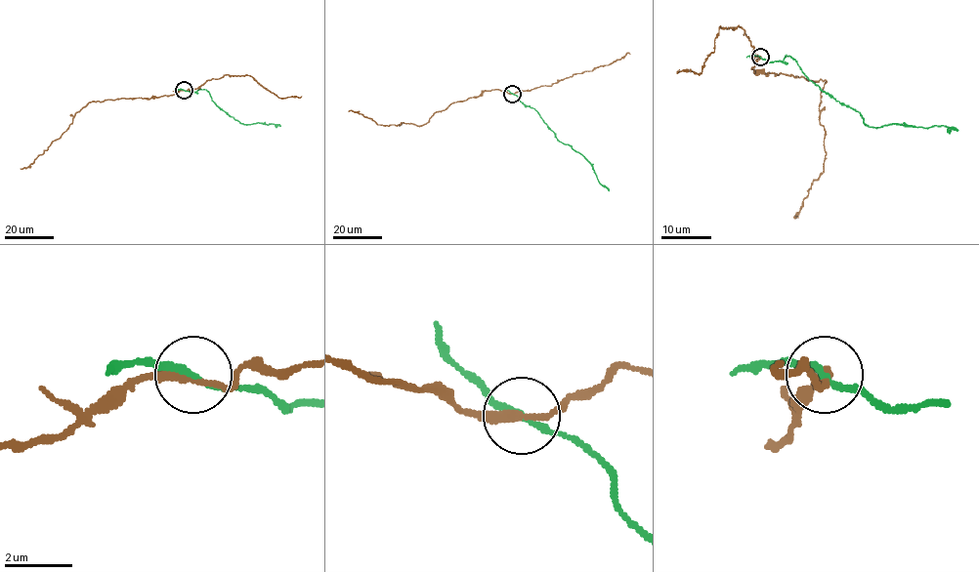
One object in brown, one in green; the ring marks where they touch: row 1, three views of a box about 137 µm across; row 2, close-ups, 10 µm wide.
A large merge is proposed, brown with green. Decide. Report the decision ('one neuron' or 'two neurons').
one neuron

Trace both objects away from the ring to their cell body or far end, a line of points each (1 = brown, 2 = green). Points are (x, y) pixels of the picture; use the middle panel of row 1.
1: (512, 94), (484, 91), (436, 111), (422, 125), (378, 125), (348, 111)
2: (512, 94), (537, 111), (555, 137), (588, 162), (598, 182), (609, 190)

